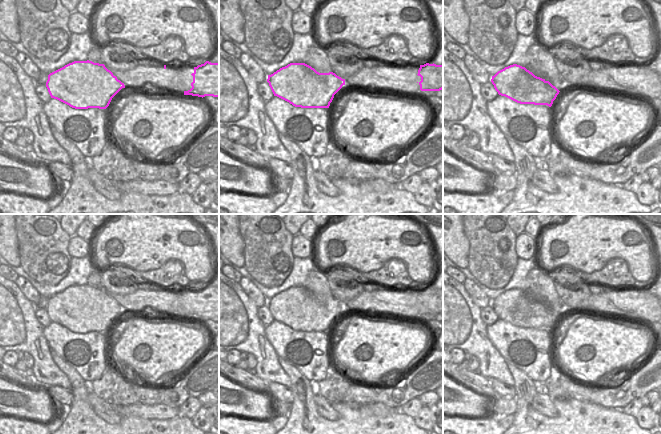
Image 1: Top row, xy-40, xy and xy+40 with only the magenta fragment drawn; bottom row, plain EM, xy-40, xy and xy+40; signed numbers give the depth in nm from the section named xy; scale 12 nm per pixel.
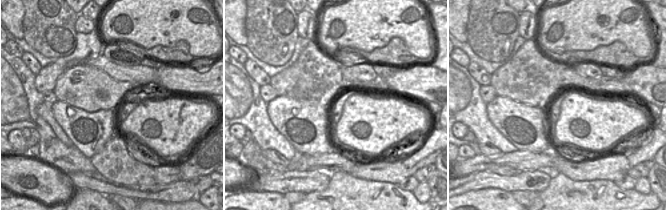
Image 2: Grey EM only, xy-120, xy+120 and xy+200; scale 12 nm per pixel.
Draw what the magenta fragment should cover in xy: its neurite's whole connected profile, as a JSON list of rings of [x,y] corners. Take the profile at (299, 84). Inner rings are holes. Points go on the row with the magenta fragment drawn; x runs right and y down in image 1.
[[[290,63],[268,75],[267,82],[274,96],[301,108],[329,108],[334,95],[345,85],[345,79],[335,73],[319,73],[305,63]]]

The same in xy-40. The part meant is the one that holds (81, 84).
[[[74,61],[50,73],[46,87],[51,98],[75,109],[106,109],[124,83],[104,64]]]

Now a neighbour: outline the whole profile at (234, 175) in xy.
[[[219,149],[219,189],[249,195],[270,192],[270,174],[249,166]]]

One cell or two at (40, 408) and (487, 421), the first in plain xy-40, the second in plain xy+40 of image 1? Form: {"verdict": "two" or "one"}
{"verdict": "two"}

